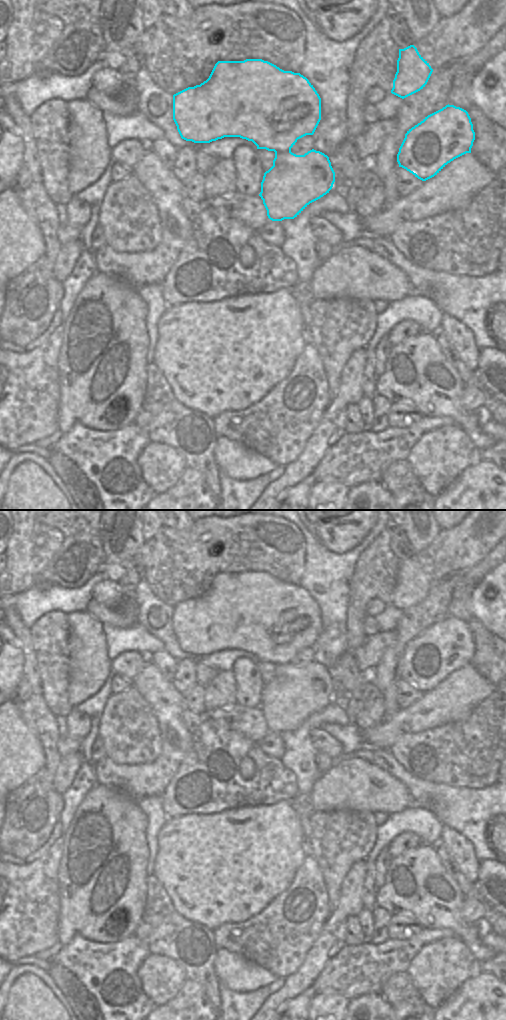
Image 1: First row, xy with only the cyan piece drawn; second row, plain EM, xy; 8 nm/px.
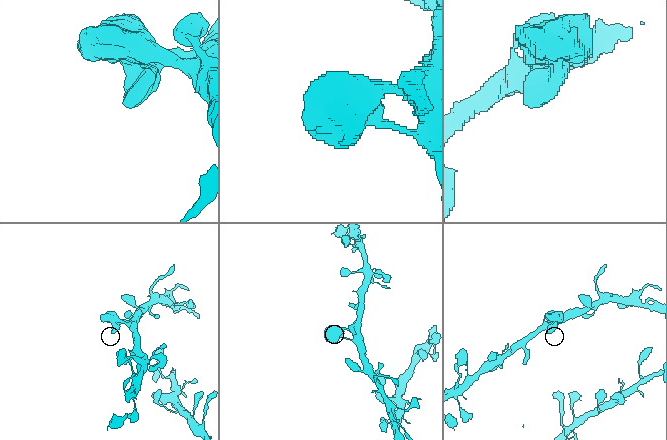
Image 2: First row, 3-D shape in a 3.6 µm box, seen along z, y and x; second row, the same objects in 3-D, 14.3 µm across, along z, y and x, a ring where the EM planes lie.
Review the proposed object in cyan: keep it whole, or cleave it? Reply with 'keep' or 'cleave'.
keep

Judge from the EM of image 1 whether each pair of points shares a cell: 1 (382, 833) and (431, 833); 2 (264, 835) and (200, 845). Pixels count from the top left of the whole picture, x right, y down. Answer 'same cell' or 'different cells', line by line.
1: same cell
2: same cell

